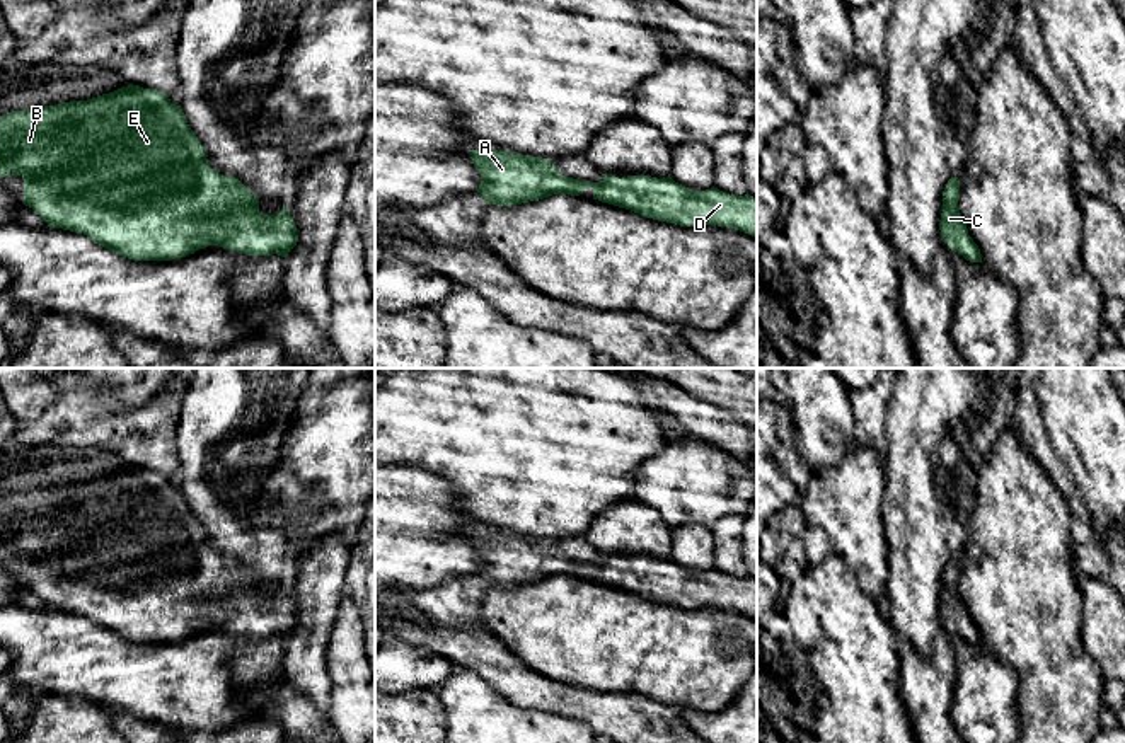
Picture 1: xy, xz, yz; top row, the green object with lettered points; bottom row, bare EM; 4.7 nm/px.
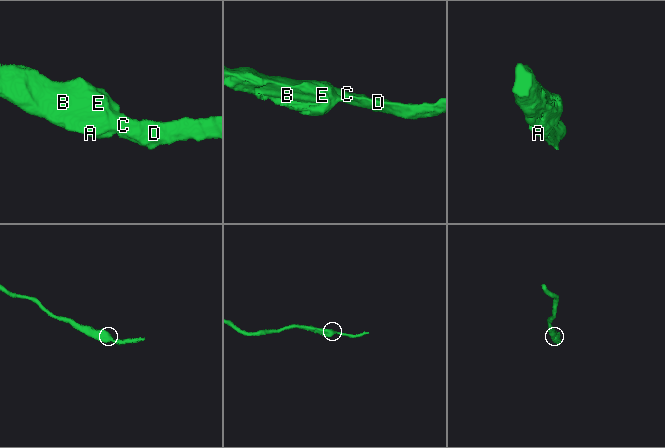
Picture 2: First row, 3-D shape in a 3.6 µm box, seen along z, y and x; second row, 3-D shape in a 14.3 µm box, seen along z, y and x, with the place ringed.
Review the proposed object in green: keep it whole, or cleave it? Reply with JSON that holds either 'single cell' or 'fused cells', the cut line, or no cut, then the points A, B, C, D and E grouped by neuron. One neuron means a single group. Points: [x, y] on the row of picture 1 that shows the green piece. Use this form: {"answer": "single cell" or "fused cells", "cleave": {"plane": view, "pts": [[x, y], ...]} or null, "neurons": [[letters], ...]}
{"answer": "single cell", "cleave": null, "neurons": [["A", "B", "C", "D", "E"]]}

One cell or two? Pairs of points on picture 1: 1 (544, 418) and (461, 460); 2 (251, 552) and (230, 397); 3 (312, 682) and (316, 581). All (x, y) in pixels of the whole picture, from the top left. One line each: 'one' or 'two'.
1: one
2: one
3: one

